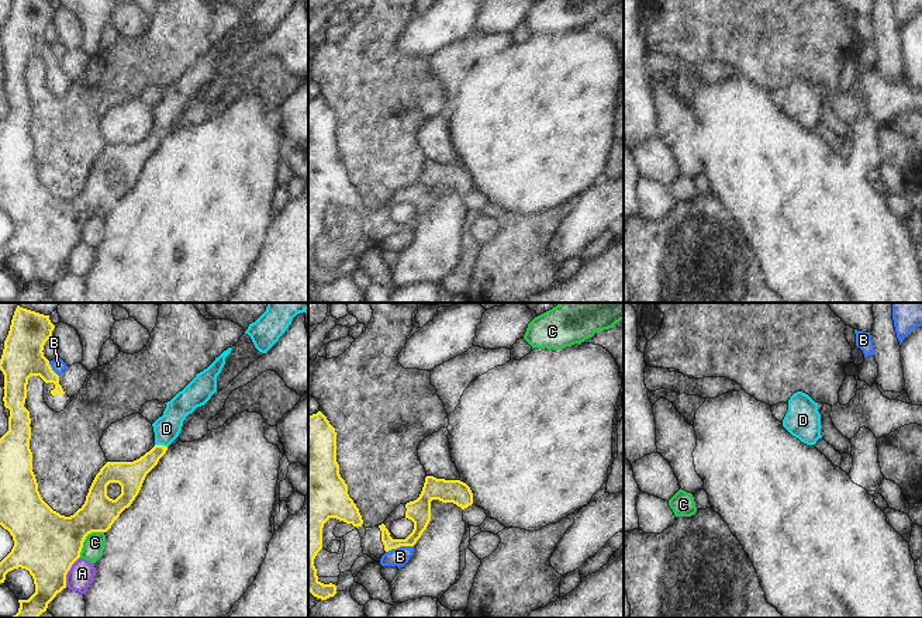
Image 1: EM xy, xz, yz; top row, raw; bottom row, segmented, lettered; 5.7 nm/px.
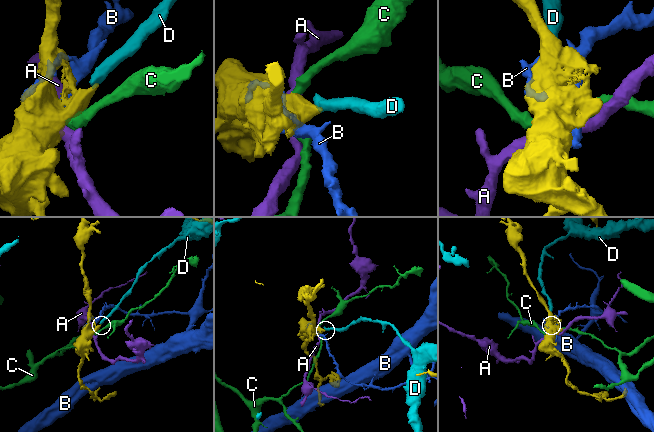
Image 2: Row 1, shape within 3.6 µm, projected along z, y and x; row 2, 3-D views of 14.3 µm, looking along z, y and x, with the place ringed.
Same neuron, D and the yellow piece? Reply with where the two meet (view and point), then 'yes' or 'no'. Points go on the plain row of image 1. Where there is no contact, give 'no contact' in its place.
meets yellow in xy at (161, 130); no

